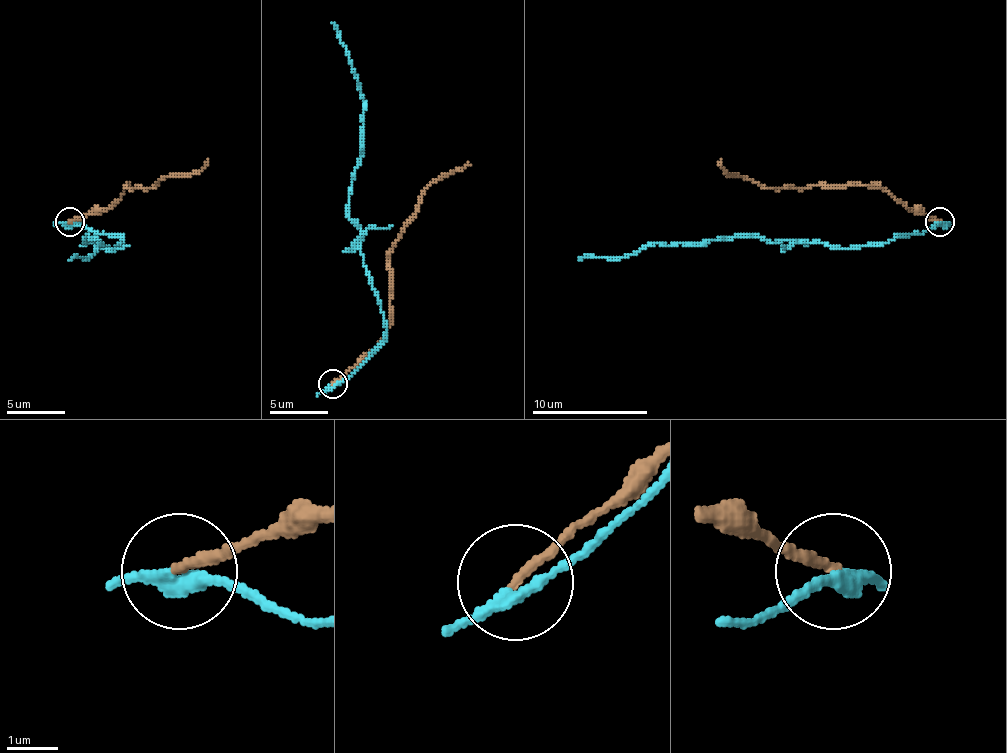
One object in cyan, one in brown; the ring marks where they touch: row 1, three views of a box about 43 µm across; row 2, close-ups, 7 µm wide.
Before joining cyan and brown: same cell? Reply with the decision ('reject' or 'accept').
reject

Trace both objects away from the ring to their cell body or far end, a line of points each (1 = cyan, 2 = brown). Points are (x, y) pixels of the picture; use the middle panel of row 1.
1: (331, 385), (343, 382), (386, 330), (360, 251), (360, 228), (349, 217), (363, 144), (363, 95), (331, 23)
2: (331, 385), (369, 353), (389, 324), (389, 251), (415, 205), (433, 182), (470, 165)

